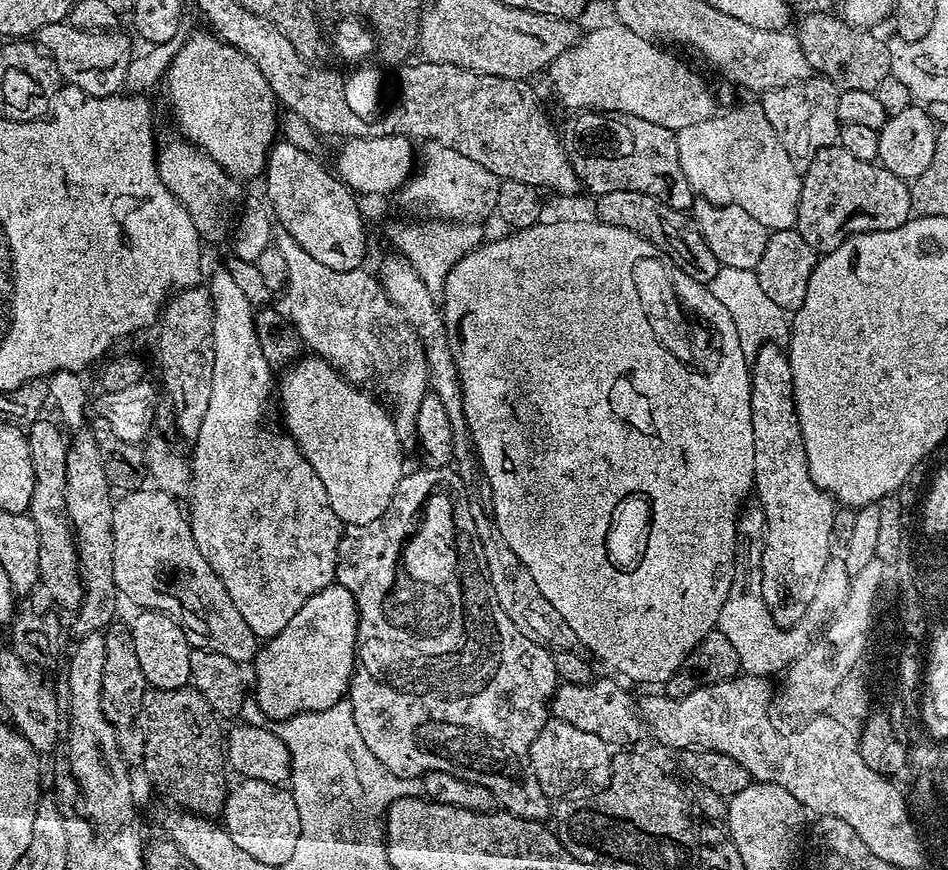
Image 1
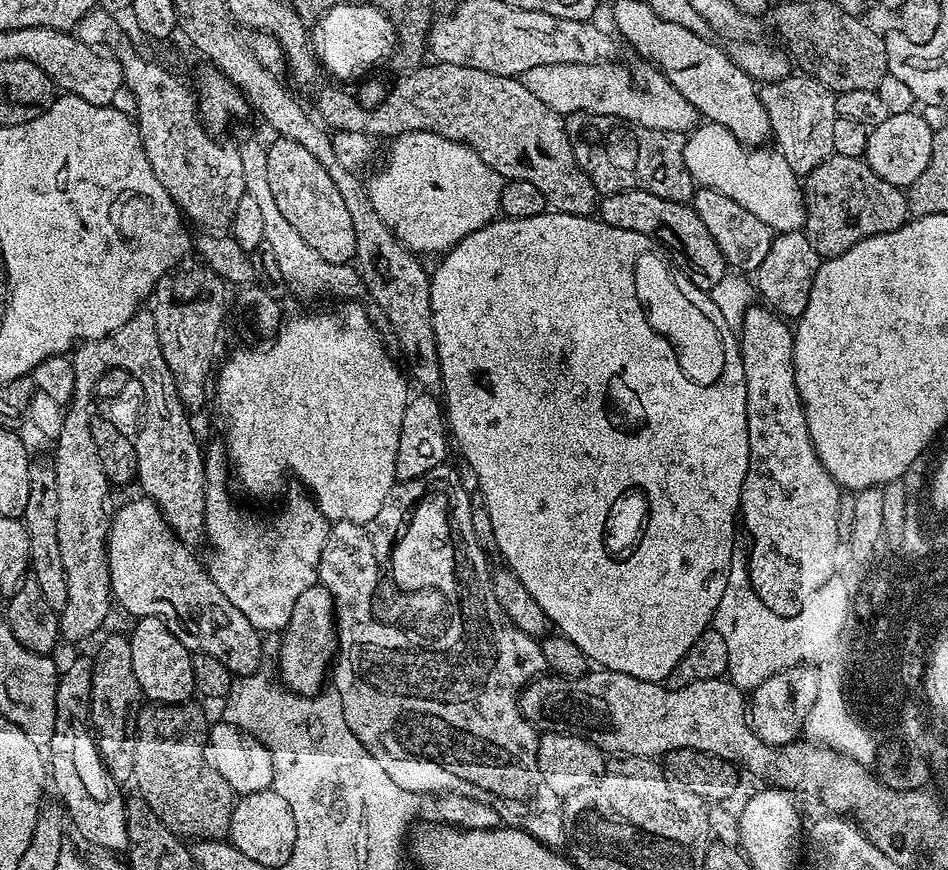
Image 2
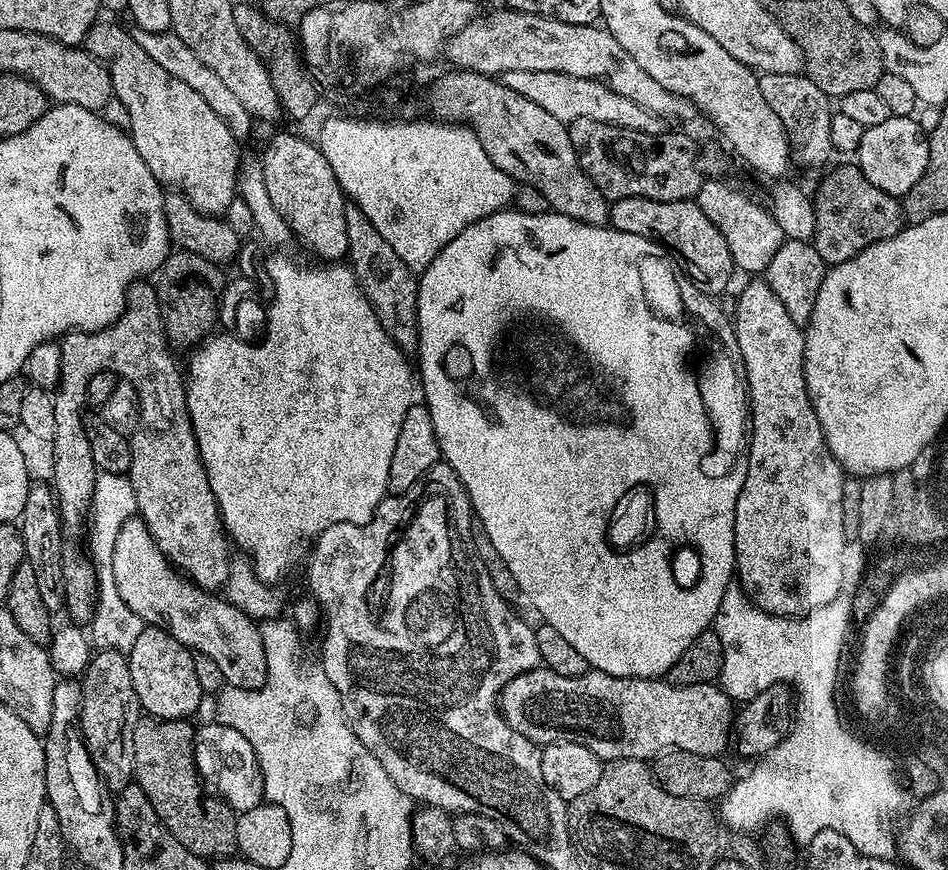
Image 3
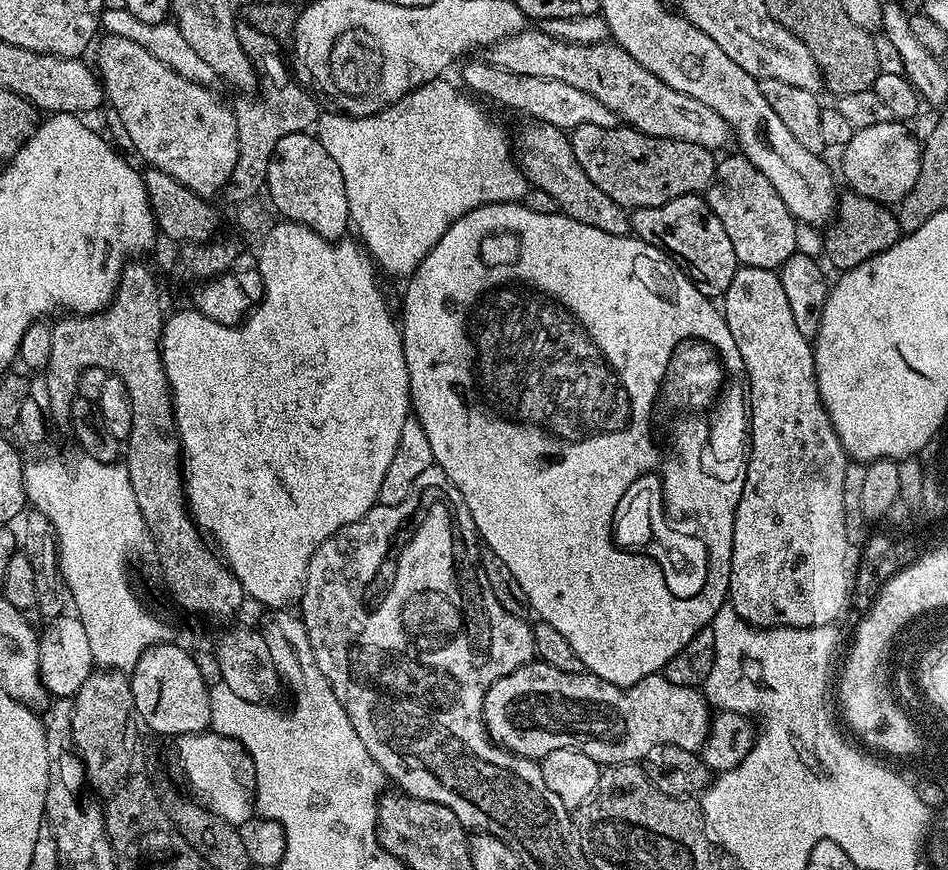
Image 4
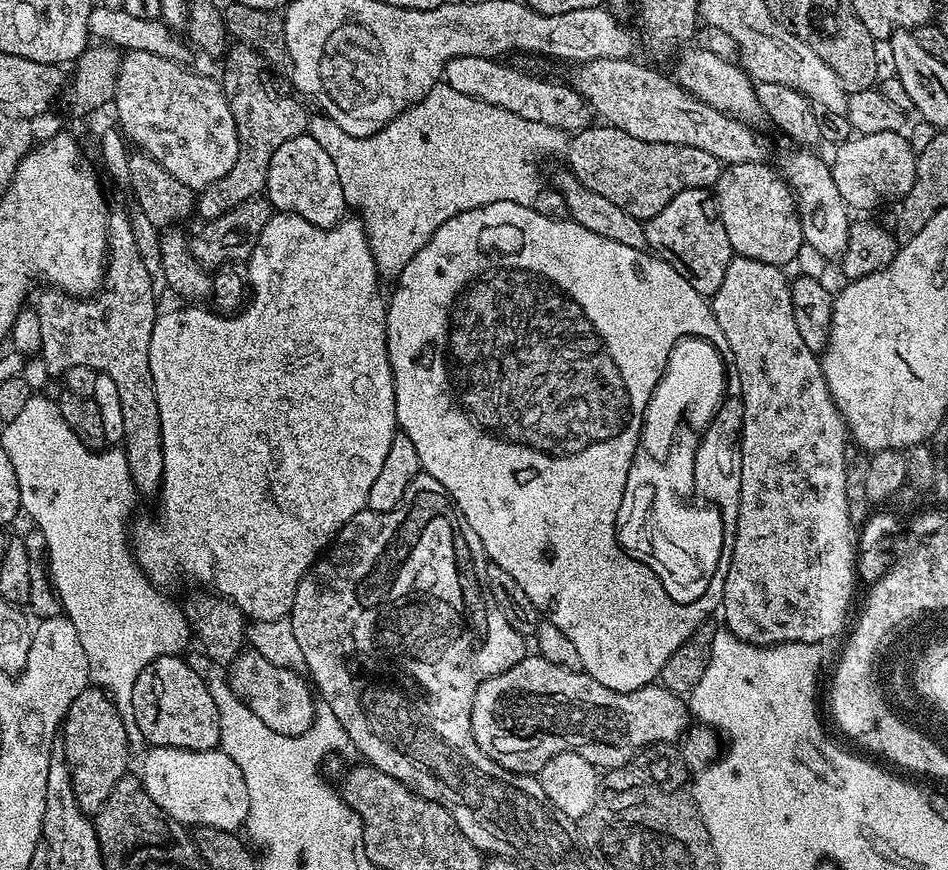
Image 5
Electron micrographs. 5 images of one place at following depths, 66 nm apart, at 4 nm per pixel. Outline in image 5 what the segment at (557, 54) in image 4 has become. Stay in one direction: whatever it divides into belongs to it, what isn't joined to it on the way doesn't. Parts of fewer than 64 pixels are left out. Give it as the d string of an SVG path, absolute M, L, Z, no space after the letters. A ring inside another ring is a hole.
M602 58L590 60L579 65L580 73L576 76L574 87L585 100L591 111L601 116L605 125L630 134L630 138L642 138L642 142L662 142L678 146L698 146L698 150L706 150L706 154L714 154L724 164L738 162L754 162L764 160L764 140L756 133L757 129L742 120L736 120L727 112L716 110L698 97L691 96L681 88L671 75L663 76L644 64L635 64L635 59L619 60L618 58Z

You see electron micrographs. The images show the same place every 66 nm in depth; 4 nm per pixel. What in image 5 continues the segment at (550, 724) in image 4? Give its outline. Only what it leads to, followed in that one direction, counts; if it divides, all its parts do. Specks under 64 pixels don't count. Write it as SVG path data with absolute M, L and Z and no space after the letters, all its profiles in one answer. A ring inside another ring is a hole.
M539 654L525 655L524 659L518 661L514 666L510 666L502 674L494 674L490 678L486 678L486 682L482 682L482 686L478 686L478 694L474 694L474 706L472 707L474 742L478 742L480 749L491 760L498 762L498 766L502 766L511 772L522 772L525 774L539 773L540 768L546 766L546 762L550 757L554 754L562 754L563 752L582 754L582 758L586 758L586 762L595 764L597 769L600 770L623 768L629 763L628 759L632 755L633 759L637 753L652 744L667 744L679 741L690 728L688 720L690 721L690 709L687 703L677 693L671 692L659 682L647 684L633 692L615 692L606 686L602 686L602 682L598 682L585 671L575 672L574 670L566 670L566 666L554 666L554 662L546 662L546 658L542 658Z

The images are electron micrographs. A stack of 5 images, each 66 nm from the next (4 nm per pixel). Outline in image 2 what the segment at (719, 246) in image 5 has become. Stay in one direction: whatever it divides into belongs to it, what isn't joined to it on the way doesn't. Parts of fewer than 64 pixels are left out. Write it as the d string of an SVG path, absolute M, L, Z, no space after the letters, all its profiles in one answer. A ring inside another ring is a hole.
M646 190L609 192L599 201L598 216L603 223L618 230L634 230L638 234L648 236L665 249L672 248L671 255L675 263L688 273L690 282L694 282L694 286L704 292L711 293L712 288L717 286L724 276L729 275L730 269L722 250L718 248L718 242L714 240L710 230L706 230L705 223L702 218L698 218L691 203L675 204Z

